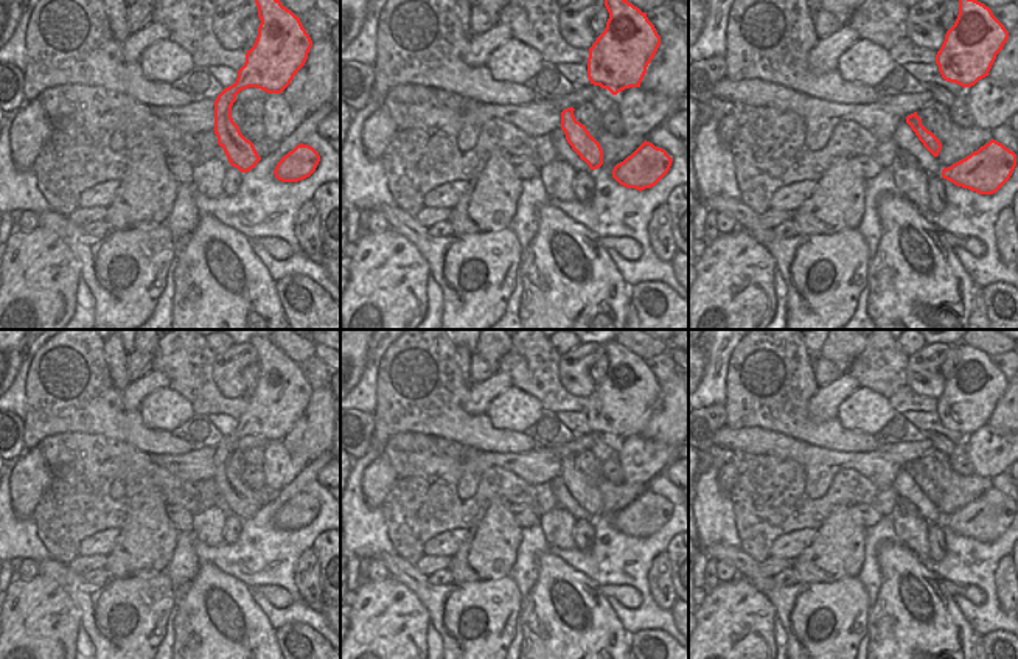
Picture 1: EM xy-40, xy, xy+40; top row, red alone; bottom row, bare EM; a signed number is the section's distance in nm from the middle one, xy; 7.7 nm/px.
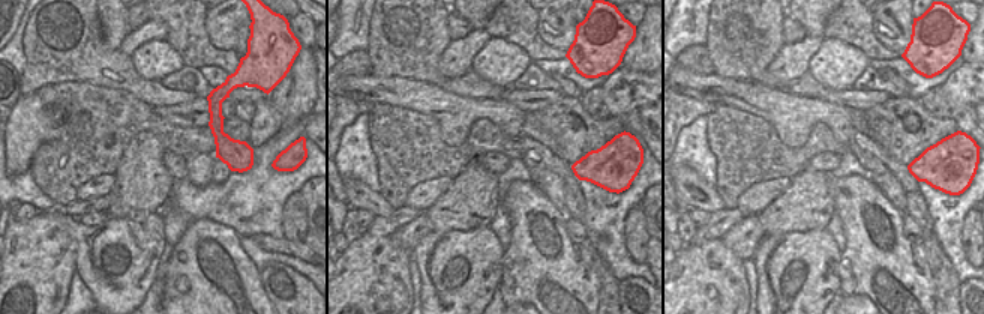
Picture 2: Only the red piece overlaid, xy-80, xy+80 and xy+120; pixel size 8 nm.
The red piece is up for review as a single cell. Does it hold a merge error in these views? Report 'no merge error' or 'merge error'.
no merge error

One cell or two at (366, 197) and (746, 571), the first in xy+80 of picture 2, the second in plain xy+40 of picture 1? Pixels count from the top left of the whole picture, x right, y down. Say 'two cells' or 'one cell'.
one cell

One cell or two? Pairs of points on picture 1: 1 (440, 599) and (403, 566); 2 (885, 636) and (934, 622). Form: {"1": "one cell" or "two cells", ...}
{"1": "one cell", "2": "one cell"}

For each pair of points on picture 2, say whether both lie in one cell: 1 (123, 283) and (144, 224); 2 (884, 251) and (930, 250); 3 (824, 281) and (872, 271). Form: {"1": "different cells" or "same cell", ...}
{"1": "same cell", "2": "different cells", "3": "different cells"}

